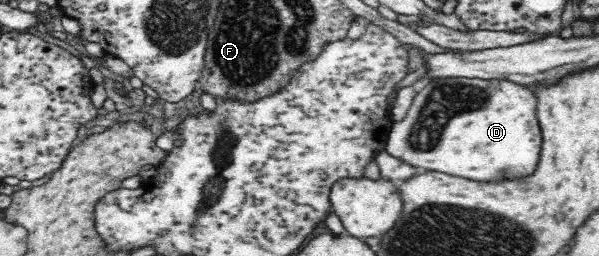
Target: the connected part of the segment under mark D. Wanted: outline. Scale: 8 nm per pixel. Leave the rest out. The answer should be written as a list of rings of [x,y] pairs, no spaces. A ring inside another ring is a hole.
[[[427,79],[417,87],[406,115],[393,123],[384,150],[411,167],[469,180],[529,176],[541,152],[536,100],[525,85],[509,80]]]

